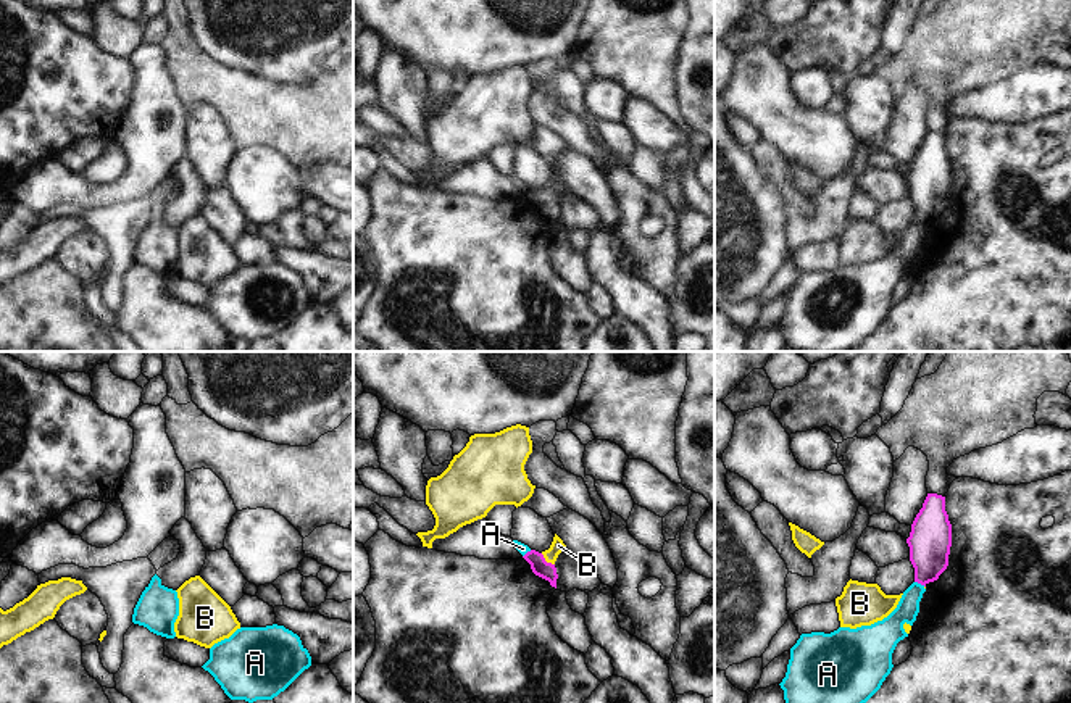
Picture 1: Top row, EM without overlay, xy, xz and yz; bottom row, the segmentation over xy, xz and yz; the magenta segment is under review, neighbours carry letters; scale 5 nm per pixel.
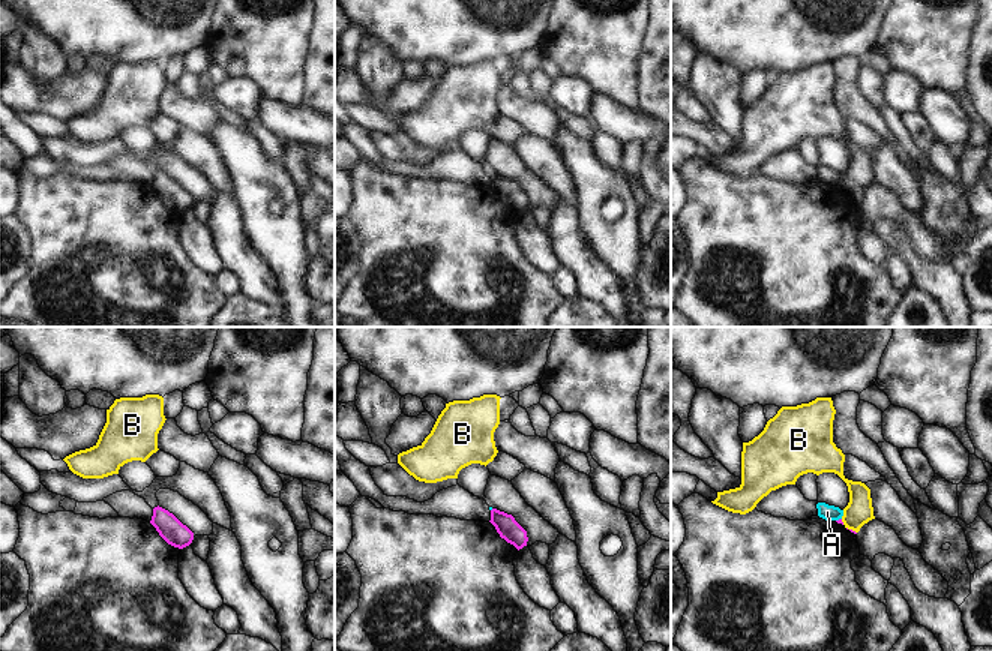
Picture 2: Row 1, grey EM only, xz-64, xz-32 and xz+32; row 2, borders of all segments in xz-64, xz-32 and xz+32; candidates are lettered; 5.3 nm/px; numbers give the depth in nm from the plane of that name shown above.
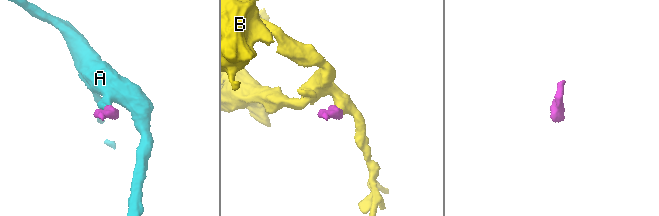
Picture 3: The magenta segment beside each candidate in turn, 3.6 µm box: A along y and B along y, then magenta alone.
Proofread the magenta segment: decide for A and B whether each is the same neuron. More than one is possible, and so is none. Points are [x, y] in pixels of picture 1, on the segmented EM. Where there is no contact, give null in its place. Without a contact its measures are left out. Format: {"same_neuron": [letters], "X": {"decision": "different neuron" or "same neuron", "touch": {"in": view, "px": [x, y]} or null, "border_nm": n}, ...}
{"same_neuron": ["B"], "A": {"decision": "different neuron", "touch": {"in": "yz", "px": [920, 582]}, "border_nm": 60}, "B": {"decision": "same neuron", "touch": {"in": "xz", "px": [545, 561]}, "border_nm": 90}}

